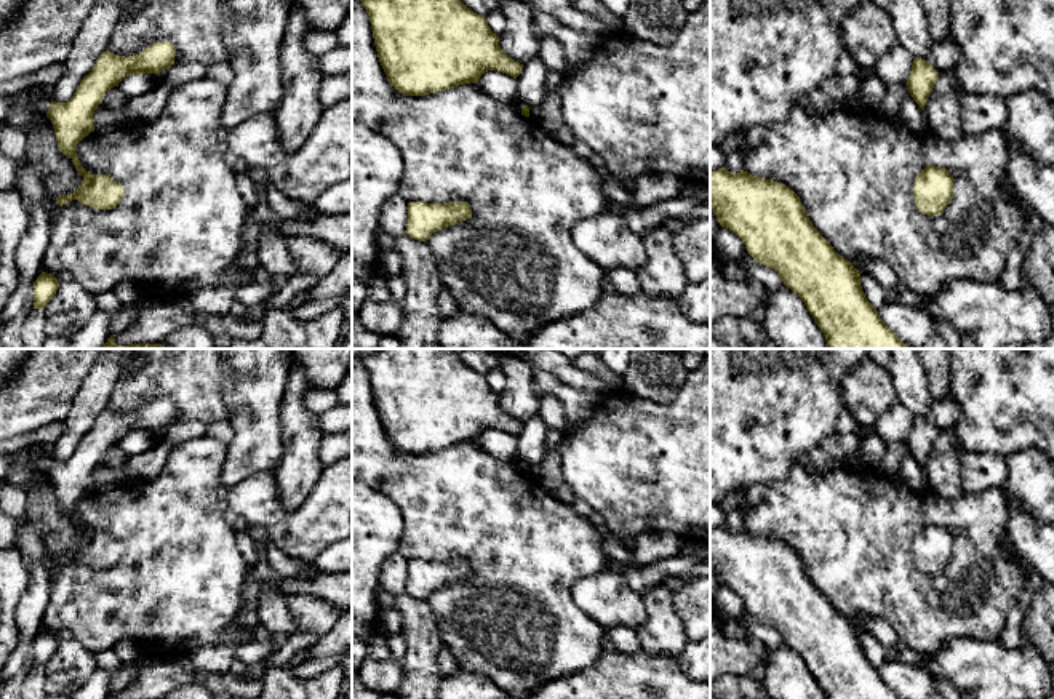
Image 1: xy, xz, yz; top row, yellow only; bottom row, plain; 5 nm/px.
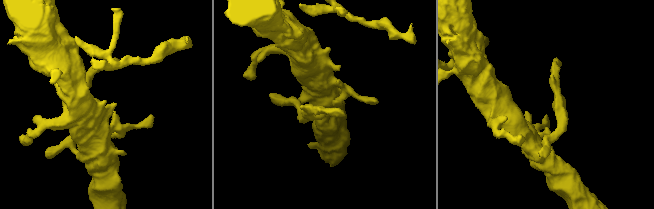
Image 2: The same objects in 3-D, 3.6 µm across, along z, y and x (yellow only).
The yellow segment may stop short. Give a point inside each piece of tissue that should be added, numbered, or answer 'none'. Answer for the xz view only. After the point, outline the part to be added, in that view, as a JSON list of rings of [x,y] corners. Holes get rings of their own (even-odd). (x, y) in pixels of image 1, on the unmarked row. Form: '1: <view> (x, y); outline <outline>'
none

